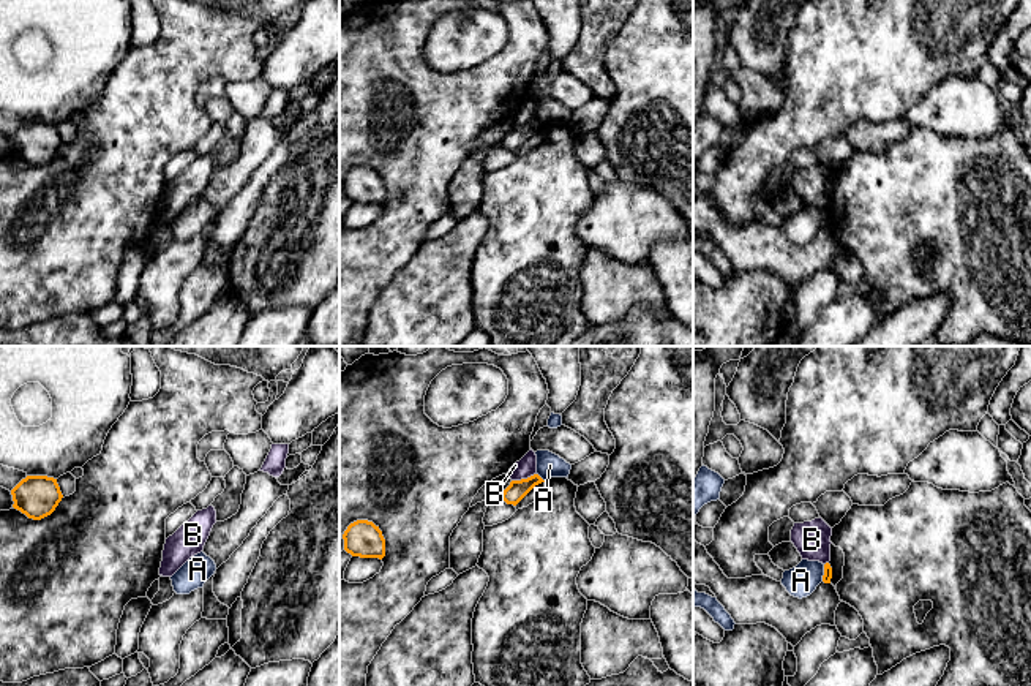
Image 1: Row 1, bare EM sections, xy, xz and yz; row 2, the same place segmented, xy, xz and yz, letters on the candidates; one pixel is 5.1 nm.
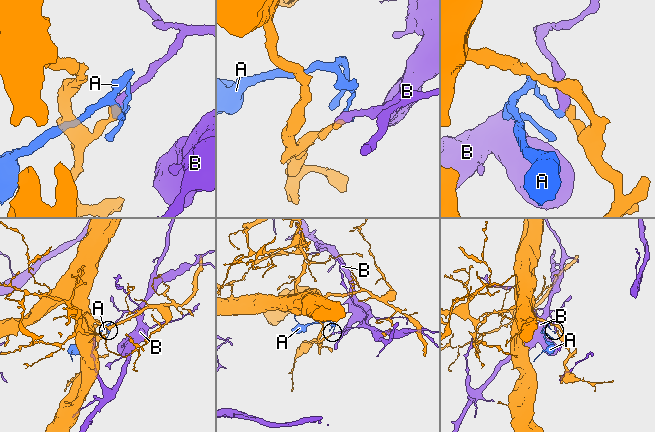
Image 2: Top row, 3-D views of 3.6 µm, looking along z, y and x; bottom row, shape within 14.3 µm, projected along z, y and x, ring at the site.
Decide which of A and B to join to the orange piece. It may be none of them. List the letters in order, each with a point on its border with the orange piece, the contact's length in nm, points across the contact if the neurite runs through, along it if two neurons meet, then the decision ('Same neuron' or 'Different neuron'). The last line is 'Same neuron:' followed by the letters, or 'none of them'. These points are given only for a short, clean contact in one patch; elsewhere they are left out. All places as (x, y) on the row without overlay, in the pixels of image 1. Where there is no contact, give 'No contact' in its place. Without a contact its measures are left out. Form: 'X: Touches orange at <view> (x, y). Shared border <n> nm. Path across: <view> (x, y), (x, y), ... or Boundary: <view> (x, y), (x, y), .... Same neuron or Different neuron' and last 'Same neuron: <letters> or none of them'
A: Touches orange at yz (824, 218). Shared border 90 nm. Boundary: yz (824, 211), (821, 226). Different neuron
B: Touches orange at xz (523, 125). Shared border 130 nm. Different neuron
Same neuron: none of them

